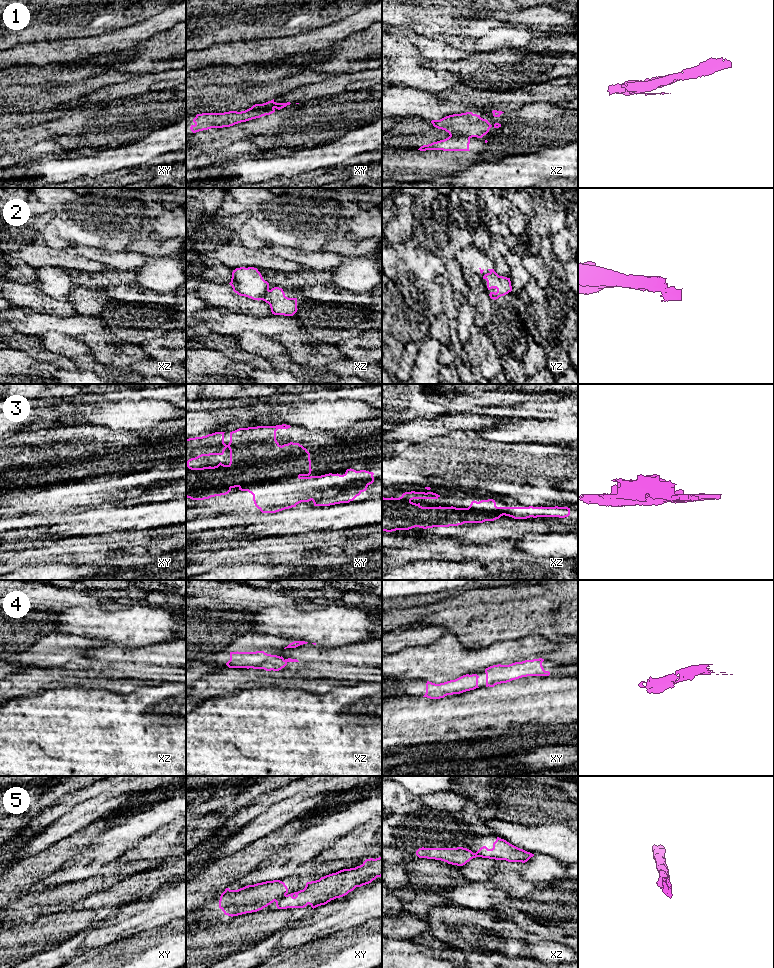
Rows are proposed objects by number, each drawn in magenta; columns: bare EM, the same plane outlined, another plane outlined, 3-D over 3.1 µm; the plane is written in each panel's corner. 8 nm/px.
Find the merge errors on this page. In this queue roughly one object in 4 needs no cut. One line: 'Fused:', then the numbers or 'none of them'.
Fused: 1, 2, 3, 5

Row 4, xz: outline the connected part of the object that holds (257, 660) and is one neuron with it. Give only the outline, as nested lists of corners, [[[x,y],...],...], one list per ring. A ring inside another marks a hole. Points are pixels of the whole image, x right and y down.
[[[264,651],[230,652],[230,660],[226,663],[229,668],[253,668],[266,671],[279,671],[288,662],[299,662],[297,659],[284,659],[282,656],[267,654]]]

